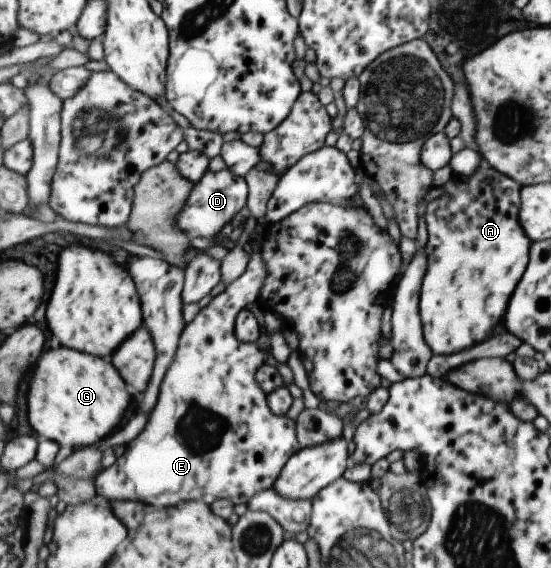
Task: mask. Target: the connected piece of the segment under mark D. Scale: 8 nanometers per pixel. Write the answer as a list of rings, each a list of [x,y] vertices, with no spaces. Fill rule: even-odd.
[[[227,168],[221,172],[209,171],[199,182],[194,183],[191,196],[186,200],[182,216],[178,218],[178,225],[190,238],[216,239],[219,232],[233,220],[235,214],[241,212],[248,204],[248,182],[242,176],[237,176]]]

